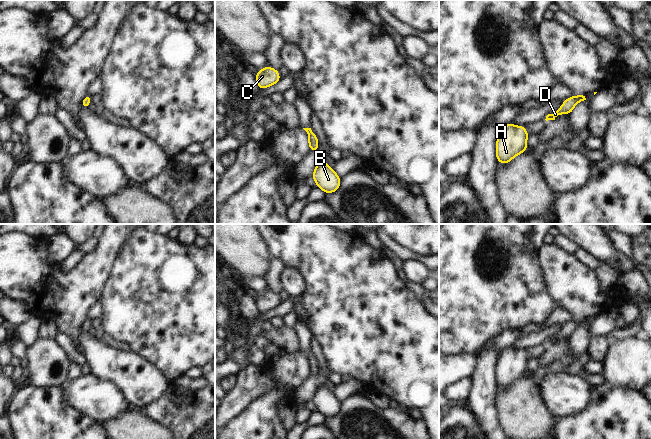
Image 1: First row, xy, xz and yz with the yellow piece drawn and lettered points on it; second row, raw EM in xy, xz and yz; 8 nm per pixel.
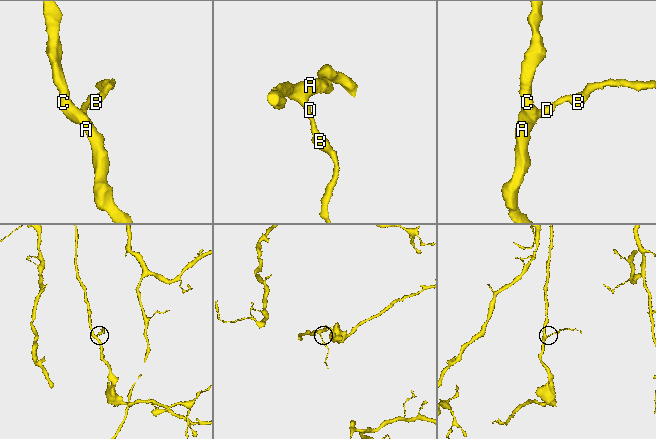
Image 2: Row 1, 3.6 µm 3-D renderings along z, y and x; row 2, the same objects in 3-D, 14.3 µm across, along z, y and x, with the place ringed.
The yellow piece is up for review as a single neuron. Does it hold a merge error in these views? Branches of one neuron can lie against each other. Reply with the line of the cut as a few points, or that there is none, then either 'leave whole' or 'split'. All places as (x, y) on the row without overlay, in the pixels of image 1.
no cut | leave whole

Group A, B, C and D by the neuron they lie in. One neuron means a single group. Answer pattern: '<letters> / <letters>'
A B C D

